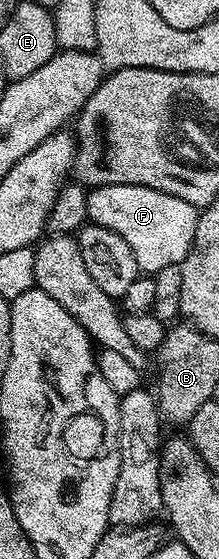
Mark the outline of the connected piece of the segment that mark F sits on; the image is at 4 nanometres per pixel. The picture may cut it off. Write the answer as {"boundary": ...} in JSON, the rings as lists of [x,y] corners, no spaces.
{"boundary":[[[109,184],[96,186],[87,196],[87,216],[94,225],[109,228],[109,232],[117,232],[129,248],[133,248],[133,256],[137,260],[140,271],[144,275],[154,276],[161,268],[178,266],[190,252],[195,229],[199,223],[200,211],[193,204],[181,200],[172,194],[157,192],[153,188],[134,186],[133,184]]]}

